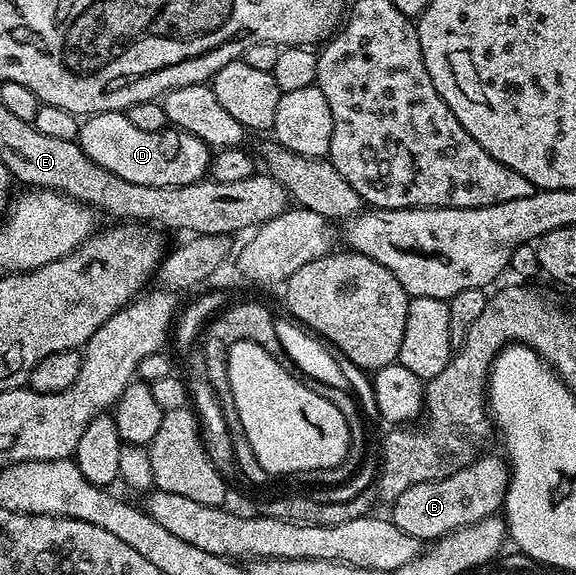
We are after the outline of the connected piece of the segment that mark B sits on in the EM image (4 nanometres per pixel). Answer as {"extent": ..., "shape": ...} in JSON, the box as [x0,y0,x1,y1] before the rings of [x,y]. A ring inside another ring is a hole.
{"extent":[391,454,510,541],"shape":[[[481,454],[470,465],[458,469],[458,473],[450,473],[450,477],[410,485],[406,493],[391,502],[392,523],[398,525],[402,533],[410,533],[410,537],[437,541],[453,531],[495,516],[504,506],[510,478],[509,464],[501,456],[500,459],[496,455]]]}

